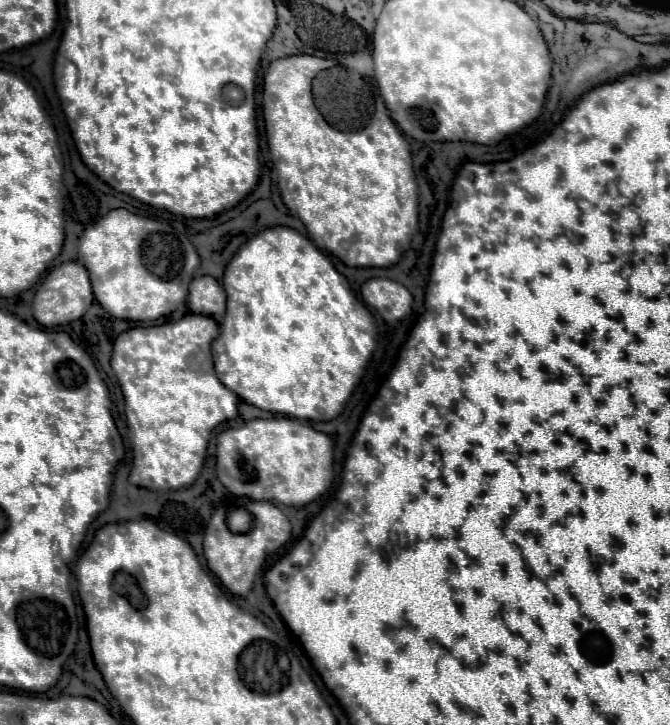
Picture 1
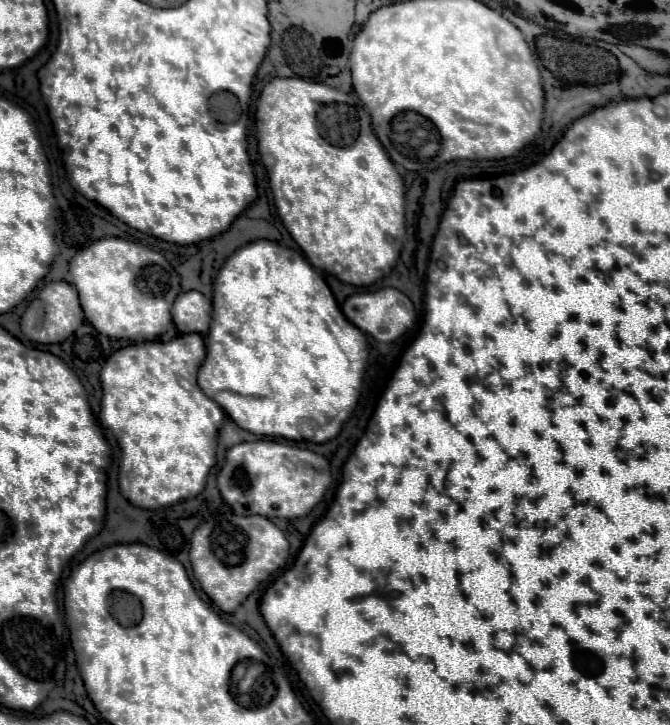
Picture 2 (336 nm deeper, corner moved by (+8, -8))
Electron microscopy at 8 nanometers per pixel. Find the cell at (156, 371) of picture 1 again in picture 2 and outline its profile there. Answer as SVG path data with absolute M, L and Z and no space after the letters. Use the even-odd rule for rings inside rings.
M190 333L190 335L178 335L176 339L168 341L168 343L134 343L130 347L124 347L116 353L112 353L104 360L102 365L102 371L100 371L100 381L102 381L102 413L100 413L100 421L102 425L106 425L114 437L118 439L118 445L122 449L122 461L120 463L120 470L118 475L118 483L122 495L136 507L142 507L142 509L160 509L160 507L168 507L168 505L174 505L178 501L184 501L184 499L190 499L190 497L196 497L198 493L204 491L206 487L206 479L208 479L208 473L210 469L214 467L216 463L216 439L218 439L218 429L224 421L224 411L218 407L218 403L214 403L210 397L206 397L202 393L202 389L198 387L196 383L196 375L198 375L198 369L202 365L206 357L206 347L204 347L204 341L198 333Z

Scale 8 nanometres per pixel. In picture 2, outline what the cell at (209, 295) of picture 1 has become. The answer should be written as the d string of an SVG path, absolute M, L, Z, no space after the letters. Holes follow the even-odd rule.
M200 291L180 293L172 307L172 319L180 333L208 333L210 325L210 301Z

